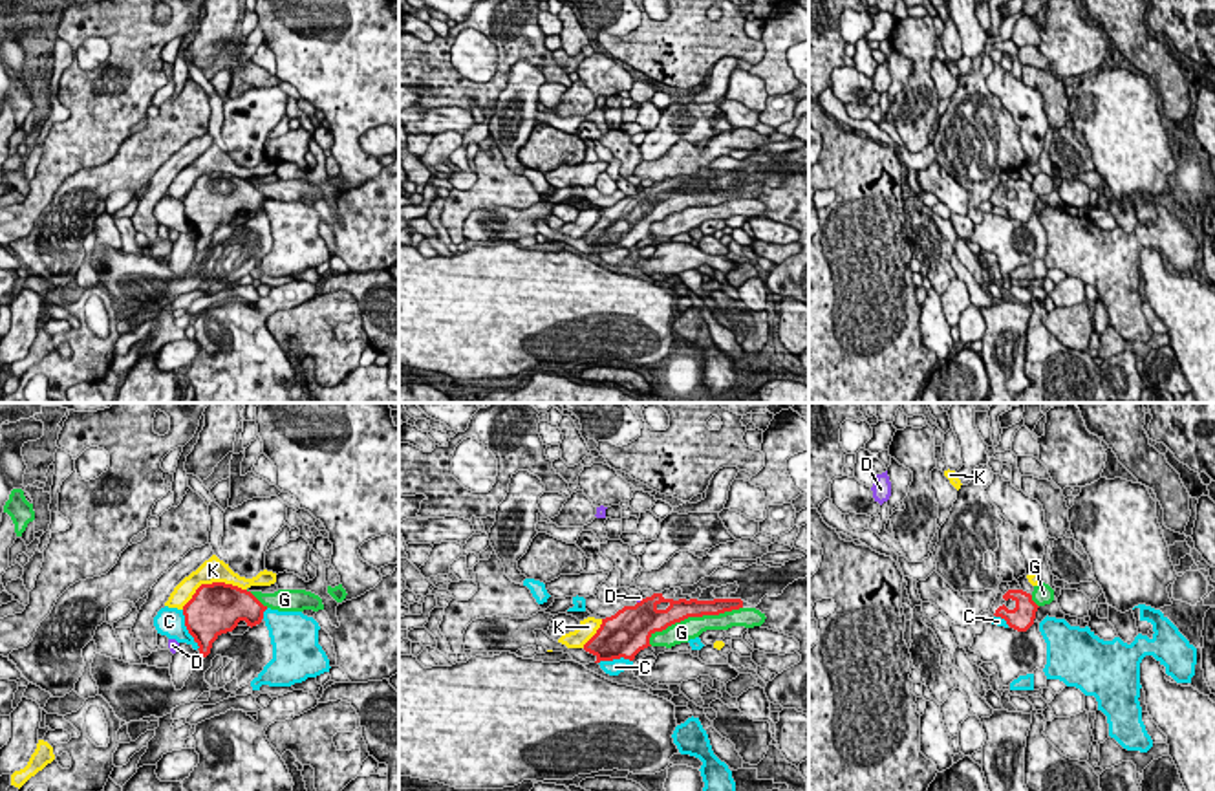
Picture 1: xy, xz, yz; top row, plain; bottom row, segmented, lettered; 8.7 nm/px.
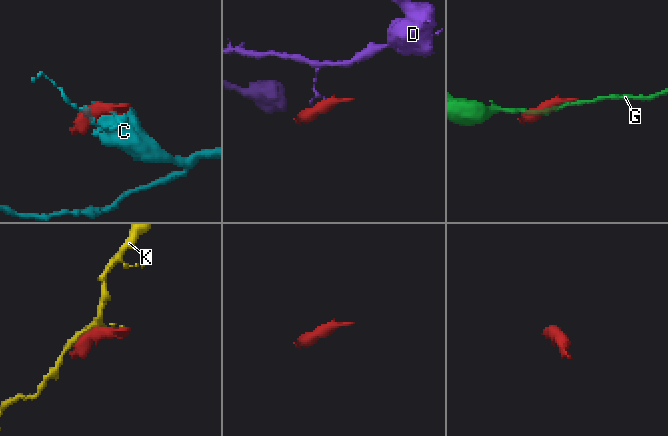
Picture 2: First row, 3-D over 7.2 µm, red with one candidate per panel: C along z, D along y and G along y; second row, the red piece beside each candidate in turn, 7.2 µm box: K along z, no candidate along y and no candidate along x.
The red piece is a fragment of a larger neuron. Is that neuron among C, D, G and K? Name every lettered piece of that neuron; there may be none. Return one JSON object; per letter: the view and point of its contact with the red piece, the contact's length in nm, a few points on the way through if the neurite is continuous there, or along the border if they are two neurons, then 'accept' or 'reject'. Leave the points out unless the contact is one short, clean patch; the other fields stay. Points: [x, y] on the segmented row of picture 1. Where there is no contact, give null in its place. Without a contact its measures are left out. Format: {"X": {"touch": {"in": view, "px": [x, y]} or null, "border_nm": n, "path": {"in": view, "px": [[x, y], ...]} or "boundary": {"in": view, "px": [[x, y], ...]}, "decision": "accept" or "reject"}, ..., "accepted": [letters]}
{"C": {"touch": {"in": "xy", "px": [187, 628]}, "border_nm": 380, "decision": "reject"}, "D": {"touch": {"in": "xz", "px": [641, 601]}, "border_nm": 70, "boundary": {"in": "xz", "px": [[643, 599], [637, 603]]}, "decision": "reject"}, "G": {"touch": {"in": "xz", "px": [692, 616]}, "border_nm": 900, "decision": "reject"}, "K": {"touch": {"in": "xy", "px": [213, 583]}, "border_nm": 600, "decision": "reject"}, "accepted": []}

